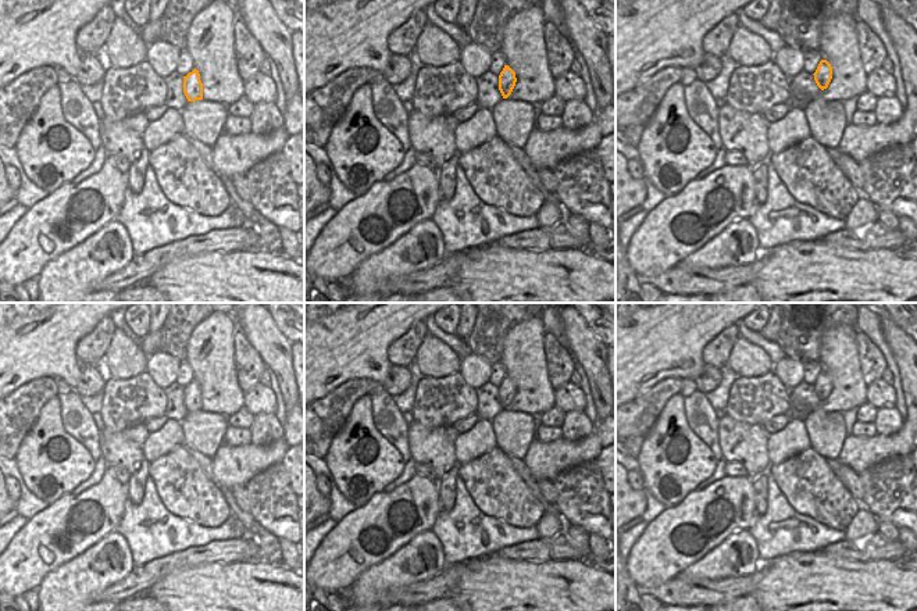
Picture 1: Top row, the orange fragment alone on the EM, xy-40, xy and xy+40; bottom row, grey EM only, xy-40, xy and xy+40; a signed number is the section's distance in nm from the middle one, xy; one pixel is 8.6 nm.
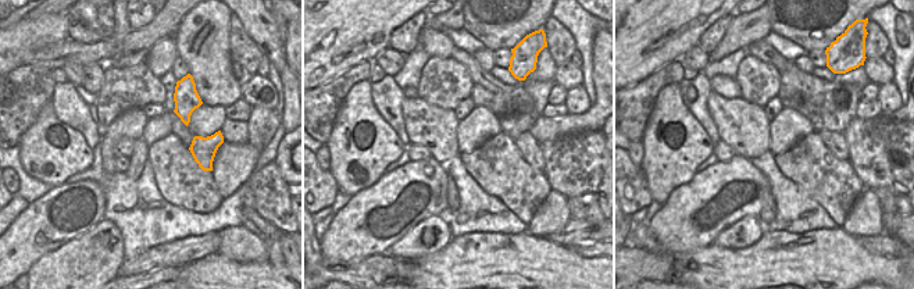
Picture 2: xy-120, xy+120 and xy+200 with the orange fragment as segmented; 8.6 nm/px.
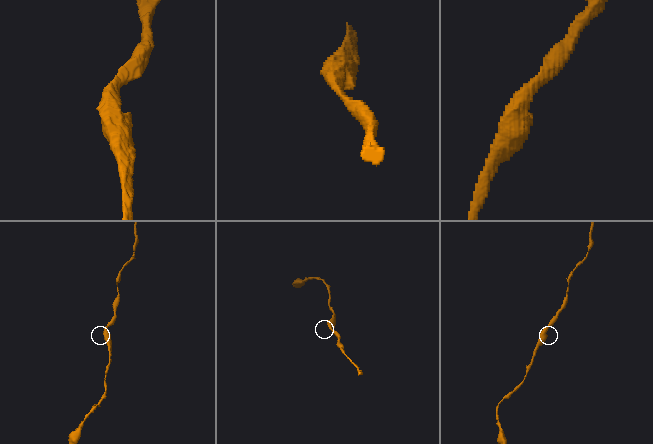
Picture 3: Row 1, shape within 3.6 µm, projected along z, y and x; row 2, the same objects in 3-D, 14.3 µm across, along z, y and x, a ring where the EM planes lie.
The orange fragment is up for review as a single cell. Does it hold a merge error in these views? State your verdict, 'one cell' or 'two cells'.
one cell

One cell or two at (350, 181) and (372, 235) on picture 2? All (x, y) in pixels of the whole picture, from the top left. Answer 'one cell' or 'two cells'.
two cells

